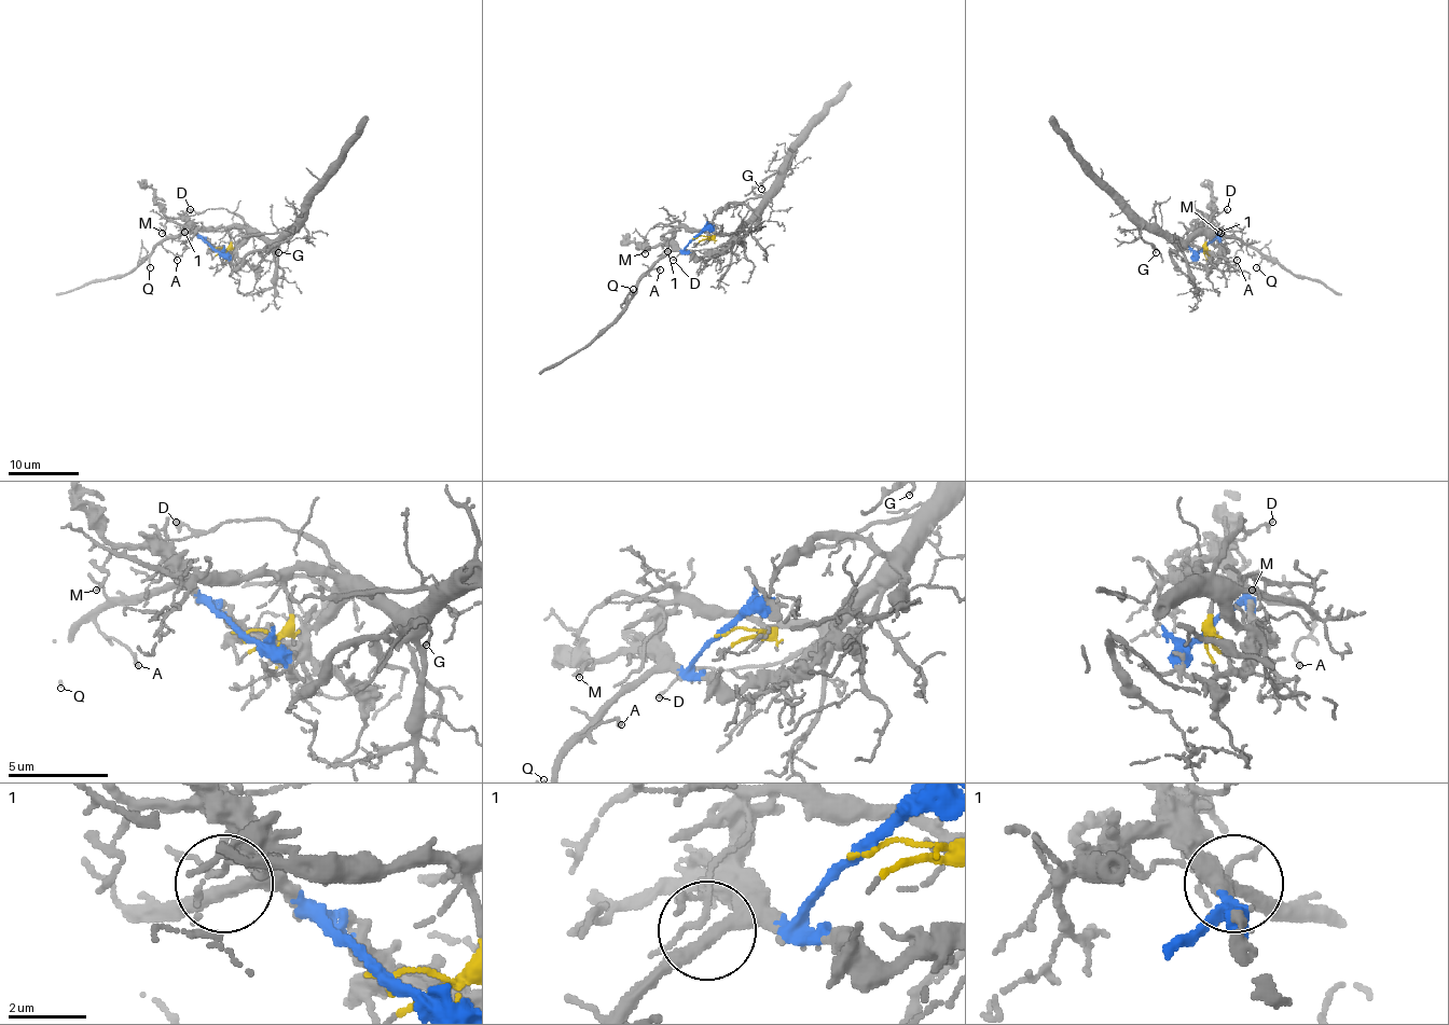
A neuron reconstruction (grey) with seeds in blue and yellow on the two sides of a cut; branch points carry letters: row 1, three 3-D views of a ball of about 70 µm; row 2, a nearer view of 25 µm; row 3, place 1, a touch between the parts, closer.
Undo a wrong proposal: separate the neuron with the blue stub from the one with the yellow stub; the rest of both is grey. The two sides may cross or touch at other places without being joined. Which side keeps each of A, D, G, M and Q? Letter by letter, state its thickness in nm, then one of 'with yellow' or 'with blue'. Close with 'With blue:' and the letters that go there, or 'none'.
A: 150 nm | with blue
D: 150 nm | with yellow
G: 100 nm | with yellow
M: 90 nm | with blue
Q: 130 nm | with blue
With blue: A, M, Q

